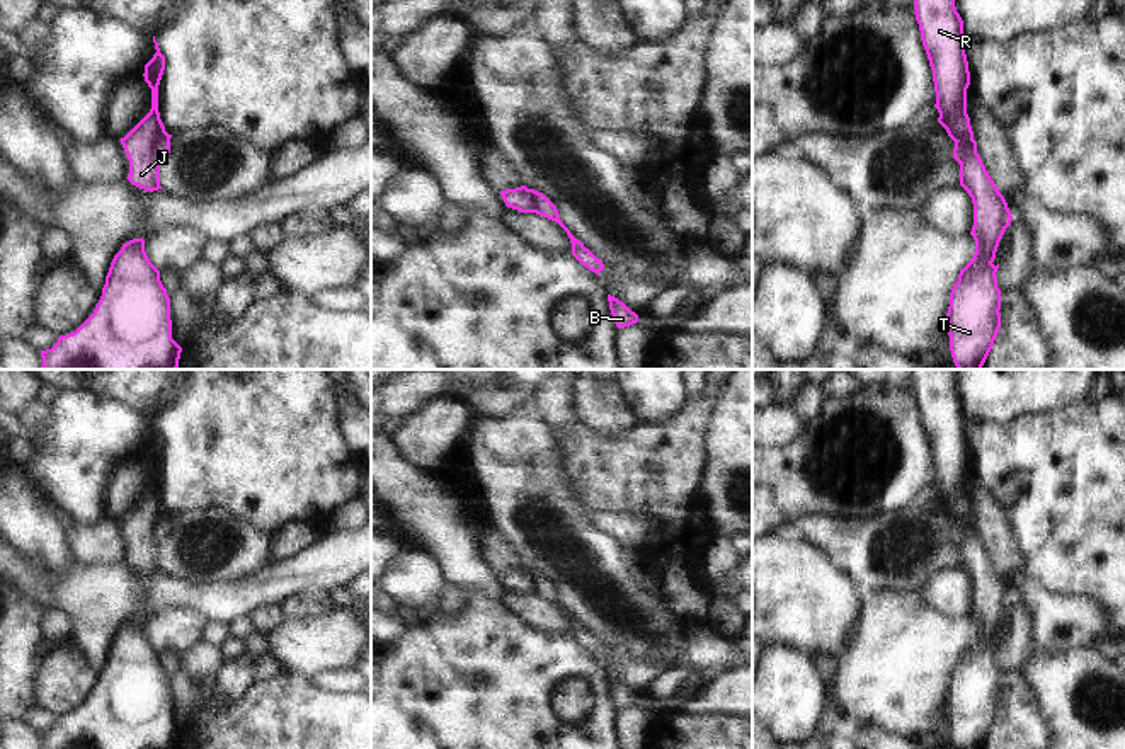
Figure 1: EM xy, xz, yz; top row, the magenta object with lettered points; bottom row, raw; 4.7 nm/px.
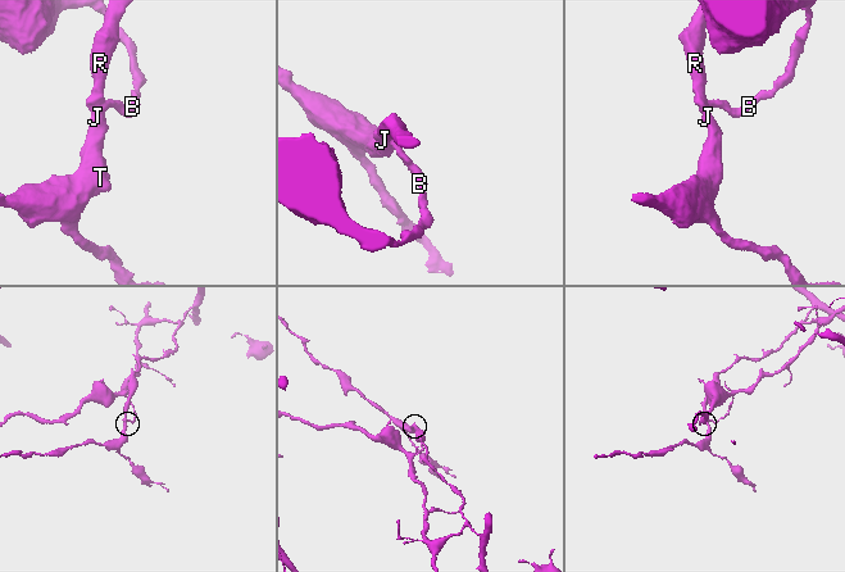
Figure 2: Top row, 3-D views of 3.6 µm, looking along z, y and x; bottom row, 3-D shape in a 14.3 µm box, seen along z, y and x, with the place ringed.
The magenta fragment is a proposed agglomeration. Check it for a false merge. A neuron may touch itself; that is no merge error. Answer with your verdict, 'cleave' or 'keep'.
cleave

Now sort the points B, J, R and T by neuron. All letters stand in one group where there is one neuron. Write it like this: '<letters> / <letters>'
B / J R T

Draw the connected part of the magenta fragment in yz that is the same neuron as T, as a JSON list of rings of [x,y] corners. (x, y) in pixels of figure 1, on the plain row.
[[[975,529],[960,545],[960,567],[974,584],[975,635],[950,674],[950,732],[957,749],[982,749],[1001,710],[999,645],[992,643],[1013,597]]]

